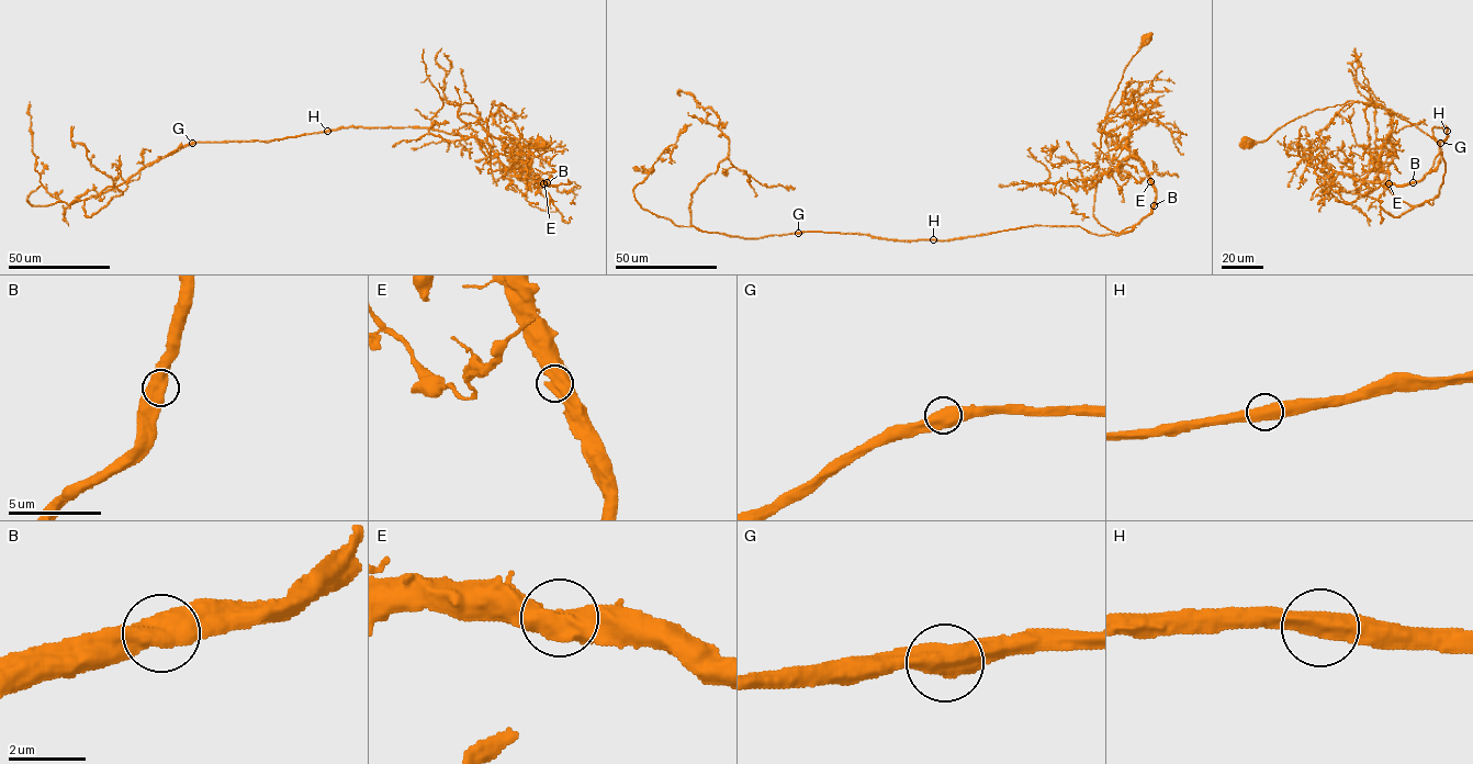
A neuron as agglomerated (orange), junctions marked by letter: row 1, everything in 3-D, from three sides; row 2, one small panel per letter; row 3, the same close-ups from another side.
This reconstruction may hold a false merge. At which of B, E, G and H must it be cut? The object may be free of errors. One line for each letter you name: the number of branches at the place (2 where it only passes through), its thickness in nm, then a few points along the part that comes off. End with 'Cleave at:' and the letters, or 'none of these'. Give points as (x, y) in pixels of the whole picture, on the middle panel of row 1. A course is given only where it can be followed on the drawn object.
Cleave at: none of these

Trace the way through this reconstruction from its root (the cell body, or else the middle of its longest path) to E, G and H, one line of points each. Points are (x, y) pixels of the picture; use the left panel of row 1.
E: (540, 143), (527, 142), (493, 101), (486, 131), (550, 184), (543, 183)
G: (540, 143), (527, 142), (494, 101), (486, 131), (528, 169), (491, 155), (474, 137), (418, 127), (192, 143)
H: (540, 143), (527, 142), (494, 101), (486, 131), (528, 169), (491, 155), (472, 136), (418, 127), (326, 131)

